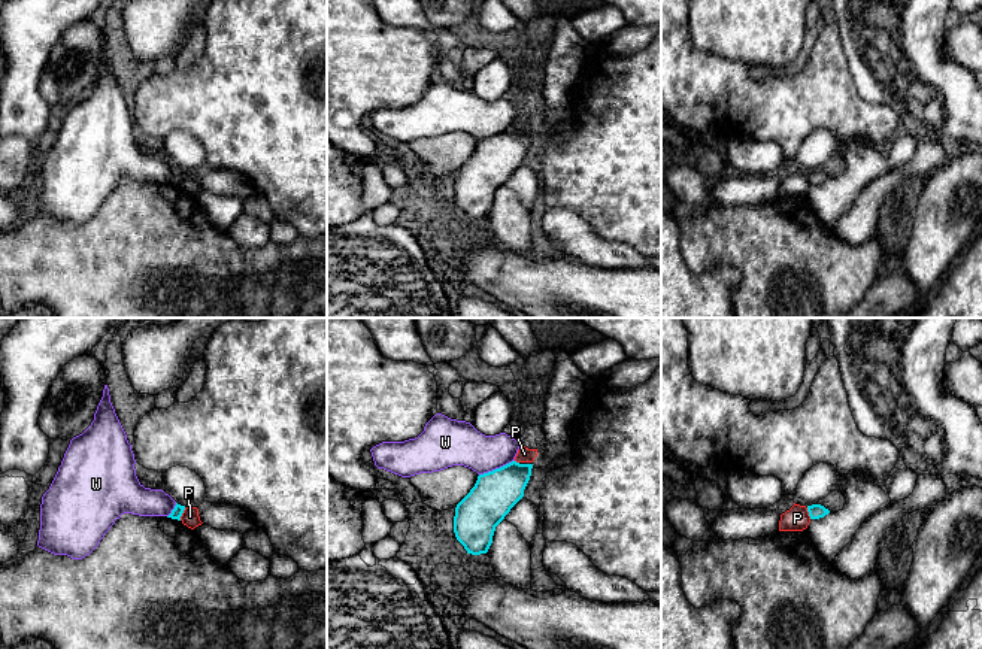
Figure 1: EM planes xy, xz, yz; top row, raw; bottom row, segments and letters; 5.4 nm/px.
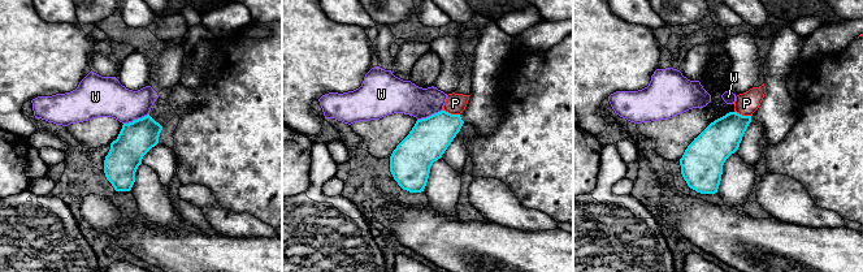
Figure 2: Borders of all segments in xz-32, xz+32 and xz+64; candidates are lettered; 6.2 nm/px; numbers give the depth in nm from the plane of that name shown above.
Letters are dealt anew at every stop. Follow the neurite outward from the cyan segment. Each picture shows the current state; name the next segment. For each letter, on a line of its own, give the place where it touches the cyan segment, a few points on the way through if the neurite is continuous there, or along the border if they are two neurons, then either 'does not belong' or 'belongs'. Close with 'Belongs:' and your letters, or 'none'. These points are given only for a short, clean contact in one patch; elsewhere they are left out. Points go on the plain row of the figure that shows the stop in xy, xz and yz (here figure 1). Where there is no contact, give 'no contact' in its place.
P: meets cyan in xy at (182, 178); border along xy (185, 173), (179, 185); does not belong
W: meets cyan in xz at (496, 135); does not belong
Belongs: none

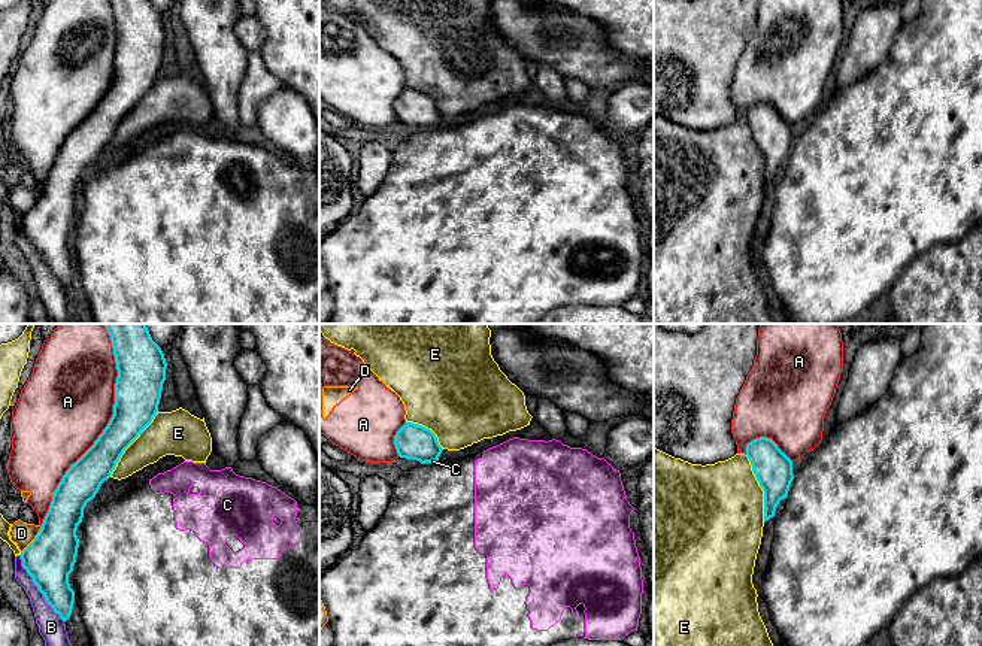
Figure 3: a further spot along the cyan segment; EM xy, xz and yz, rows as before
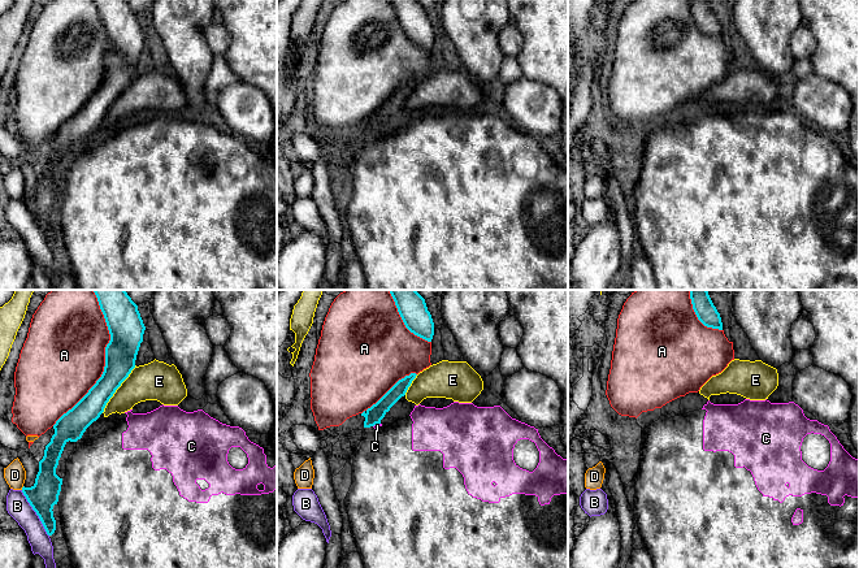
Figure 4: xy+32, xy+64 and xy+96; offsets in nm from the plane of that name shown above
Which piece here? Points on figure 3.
A: meets cyan in xy at (114, 79); does not belong
B: meets cyan in xy at (38, 252); does not belong
C: meets cyan in xz at (430, 127); border along xz (438, 126), (424, 129); does not belong
D: meets cyan in xy at (33, 206); does not belong
E: meets cyan in yz at (761, 152); does not belong
Belongs: none

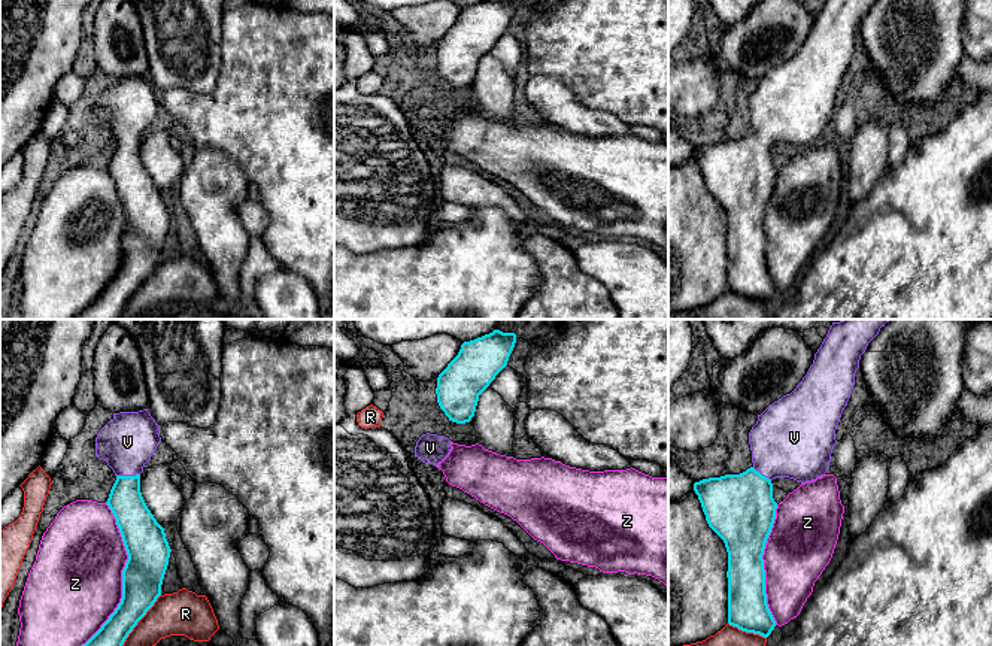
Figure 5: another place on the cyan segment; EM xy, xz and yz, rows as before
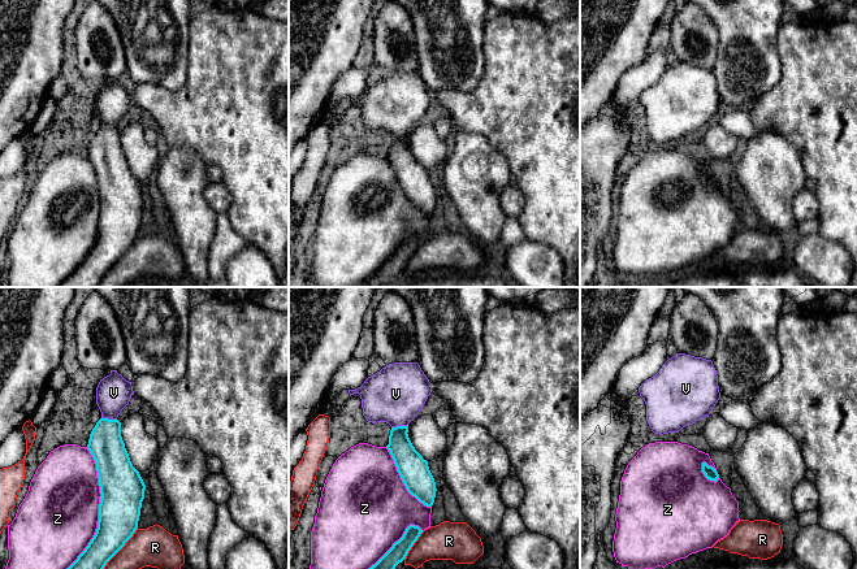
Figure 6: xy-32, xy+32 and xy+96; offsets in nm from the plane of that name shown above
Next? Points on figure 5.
R: meets cyan in xy at (136, 290); does not belong
V: meets cyan in xy at (127, 142); runs through xy (135, 187), (127, 170), (127, 142), (127, 108); belongs
Z: meets cyan in xy at (123, 245); does not belong
Belongs: V

